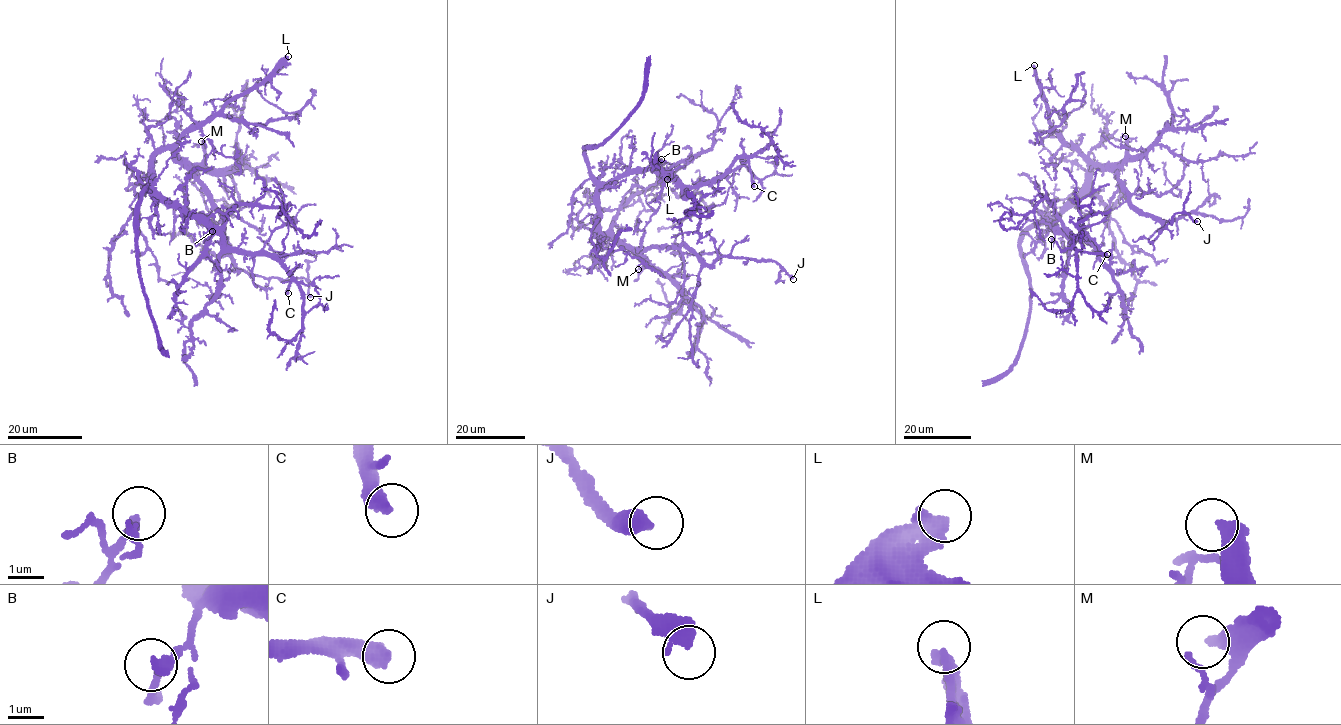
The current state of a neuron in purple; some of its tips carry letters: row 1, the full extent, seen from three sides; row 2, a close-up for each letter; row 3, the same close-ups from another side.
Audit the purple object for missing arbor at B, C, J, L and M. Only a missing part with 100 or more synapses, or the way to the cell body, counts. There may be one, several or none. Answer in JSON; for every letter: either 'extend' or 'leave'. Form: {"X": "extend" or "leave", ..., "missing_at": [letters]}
{"B": "leave", "C": "leave", "J": "leave", "L": "extend", "M": "extend", "missing_at": ["L", "M"]}

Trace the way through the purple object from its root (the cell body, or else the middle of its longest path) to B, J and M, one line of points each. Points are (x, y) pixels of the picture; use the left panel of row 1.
B: (151, 185), (153, 191), (186, 213), (194, 215), (212, 231)
J: (151, 185), (152, 157), (175, 151), (220, 214), (234, 265), (265, 278), (304, 278), (310, 297)
M: (151, 185), (151, 161), (158, 153), (175, 151), (183, 159), (198, 164), (204, 158), (201, 141)

